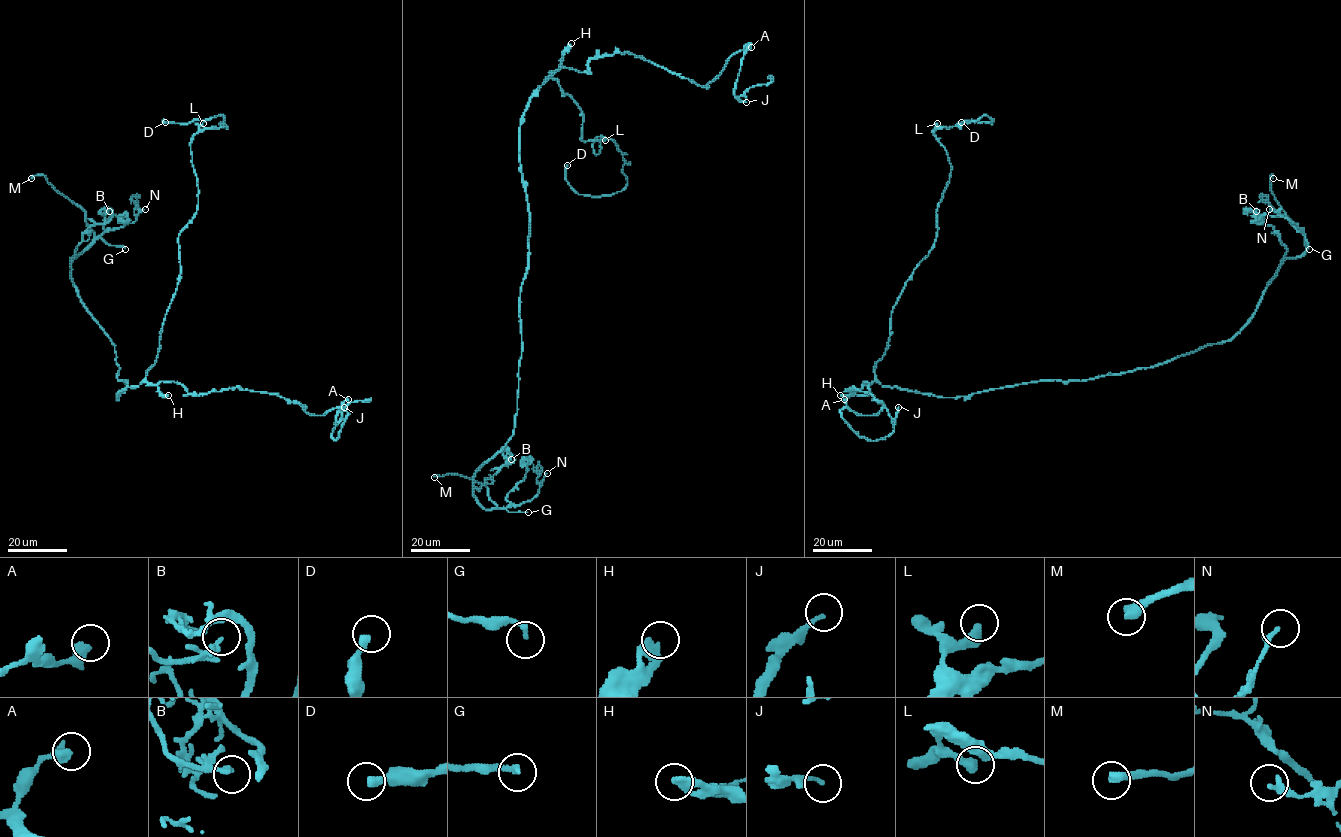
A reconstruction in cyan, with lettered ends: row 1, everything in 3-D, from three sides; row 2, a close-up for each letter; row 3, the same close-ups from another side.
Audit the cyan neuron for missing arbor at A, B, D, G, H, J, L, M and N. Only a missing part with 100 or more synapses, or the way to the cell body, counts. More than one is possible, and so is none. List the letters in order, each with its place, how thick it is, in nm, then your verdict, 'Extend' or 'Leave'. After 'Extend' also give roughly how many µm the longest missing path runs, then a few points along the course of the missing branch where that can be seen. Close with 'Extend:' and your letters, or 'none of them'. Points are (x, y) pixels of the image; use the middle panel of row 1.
A: Place: (751, 47). Thickness 300 nm. Leave
B: Place: (511, 459). Thickness 200 nm. Leave
D: Place: (567, 165). Thickness 320 nm. Leave
G: Place: (528, 512). Thickness 220 nm. Leave
H: Place: (571, 43). Thickness 360 nm. Leave
J: Place: (746, 102). Thickness 150 nm. Leave
L: Place: (605, 140). Thickness 440 nm. Leave
M: Place: (434, 477). Thickness 400 nm. Extend. Missing length about 3 µm
N: Place: (547, 473). Thickness 240 nm. Leave
Extend: M

